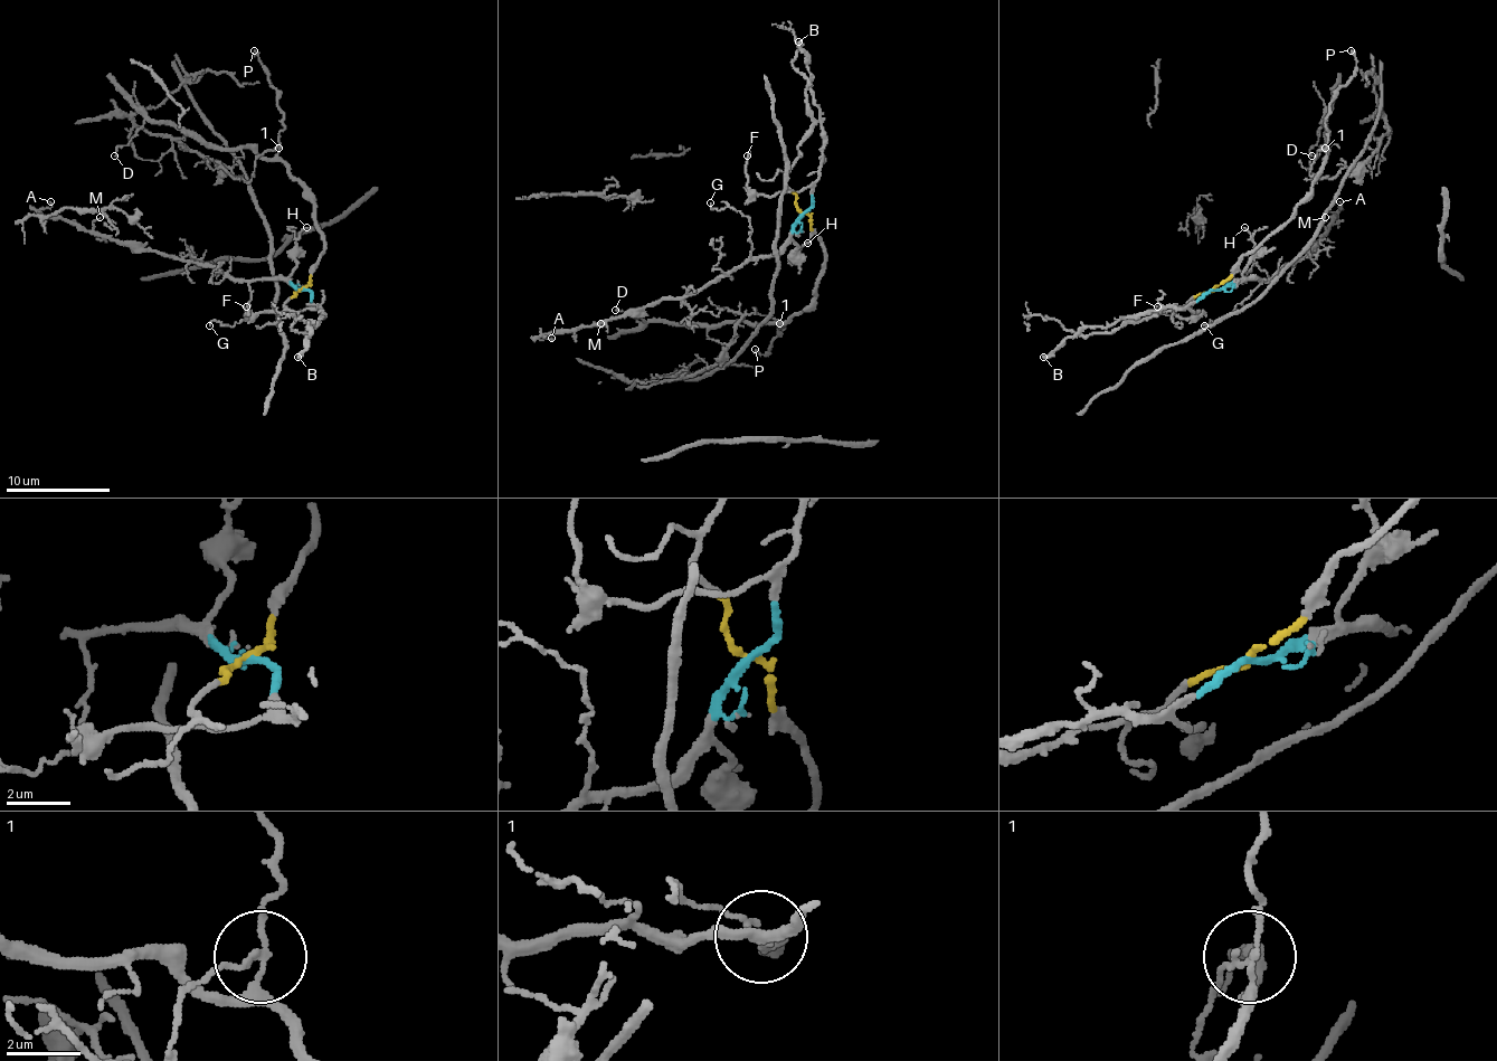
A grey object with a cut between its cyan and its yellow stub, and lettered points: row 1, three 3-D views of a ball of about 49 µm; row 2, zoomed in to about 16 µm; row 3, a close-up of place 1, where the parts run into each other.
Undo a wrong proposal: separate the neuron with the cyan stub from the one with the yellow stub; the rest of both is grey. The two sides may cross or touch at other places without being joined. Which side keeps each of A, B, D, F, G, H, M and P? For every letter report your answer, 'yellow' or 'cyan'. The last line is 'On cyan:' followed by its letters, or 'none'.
A: cyan
B: cyan
D: yellow
F: cyan
G: cyan
H: cyan
M: cyan
P: yellow
On cyan: A, B, F, G, H, M

